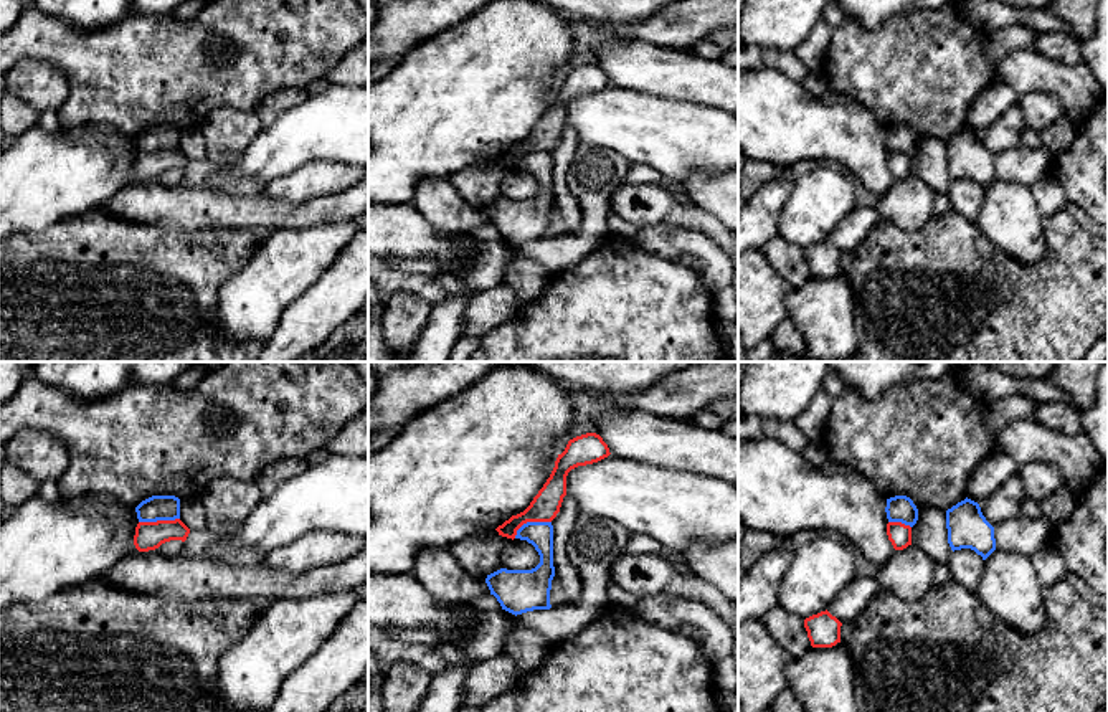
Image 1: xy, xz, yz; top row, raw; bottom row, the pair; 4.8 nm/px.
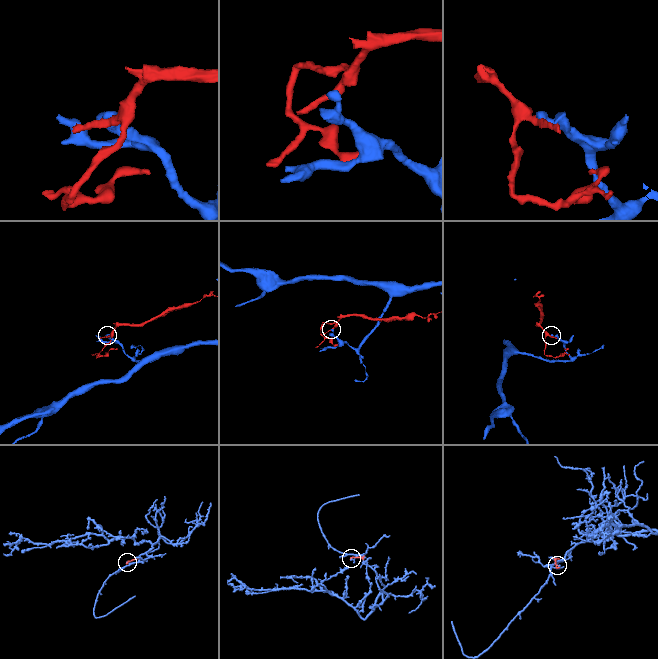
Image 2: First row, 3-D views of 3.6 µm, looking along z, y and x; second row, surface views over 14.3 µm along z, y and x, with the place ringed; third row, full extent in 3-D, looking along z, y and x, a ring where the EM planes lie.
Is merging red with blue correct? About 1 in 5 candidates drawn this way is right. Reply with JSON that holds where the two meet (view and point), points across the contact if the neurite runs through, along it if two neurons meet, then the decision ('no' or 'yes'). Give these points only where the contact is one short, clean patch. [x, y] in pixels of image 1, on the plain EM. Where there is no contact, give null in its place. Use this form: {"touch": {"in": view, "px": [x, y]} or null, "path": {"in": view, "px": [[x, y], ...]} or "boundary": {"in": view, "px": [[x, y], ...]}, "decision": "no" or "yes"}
{"touch": {"in": "xz", "px": [530, 151]}, "boundary": {"in": "xz", "px": [[550, 151], [527, 151], [514, 167]]}, "decision": "no"}

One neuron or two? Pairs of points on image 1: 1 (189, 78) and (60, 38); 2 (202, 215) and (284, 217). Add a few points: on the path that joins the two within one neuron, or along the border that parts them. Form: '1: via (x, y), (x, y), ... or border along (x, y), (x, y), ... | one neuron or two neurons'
1: via (157, 71), (109, 71), (91, 61) | one neuron
2: via (222, 213), (265, 213) | one neuron

